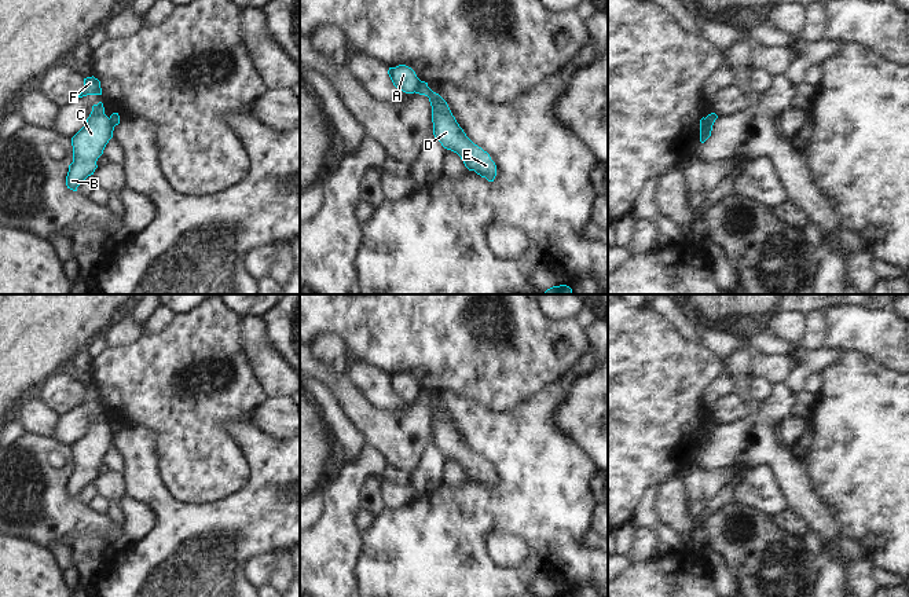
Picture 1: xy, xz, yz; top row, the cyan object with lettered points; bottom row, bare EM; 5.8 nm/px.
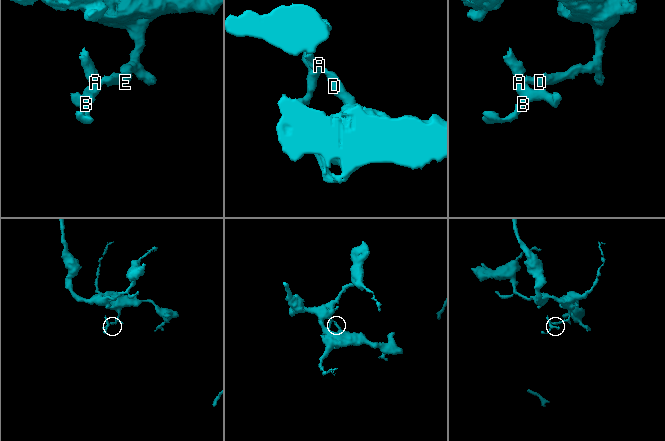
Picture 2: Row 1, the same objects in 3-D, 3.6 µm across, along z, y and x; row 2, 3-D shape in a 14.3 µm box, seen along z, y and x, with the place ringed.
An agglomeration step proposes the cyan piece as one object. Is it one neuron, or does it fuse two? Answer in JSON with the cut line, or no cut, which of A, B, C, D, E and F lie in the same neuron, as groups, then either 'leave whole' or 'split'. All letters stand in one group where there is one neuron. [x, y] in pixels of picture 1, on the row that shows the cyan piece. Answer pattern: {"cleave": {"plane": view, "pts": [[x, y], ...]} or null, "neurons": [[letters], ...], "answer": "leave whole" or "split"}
{"cleave": {"plane": "xz", "pts": [[421, 81], [414, 91]]}, "neurons": [["A", "B", "C", "F"], ["D", "E"]], "answer": "split"}

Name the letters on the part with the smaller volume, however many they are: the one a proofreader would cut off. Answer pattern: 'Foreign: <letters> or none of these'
Foreign: A, B, C, F.

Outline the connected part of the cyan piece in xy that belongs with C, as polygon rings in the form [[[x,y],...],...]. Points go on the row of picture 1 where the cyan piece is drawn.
[[[103,103],[92,106],[85,125],[72,138],[73,162],[66,176],[67,188],[77,187],[98,168],[96,161],[103,154],[109,140],[113,138],[114,127],[105,114]]]

